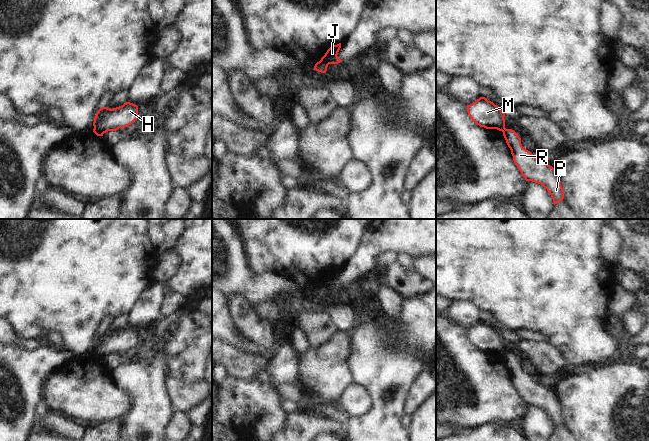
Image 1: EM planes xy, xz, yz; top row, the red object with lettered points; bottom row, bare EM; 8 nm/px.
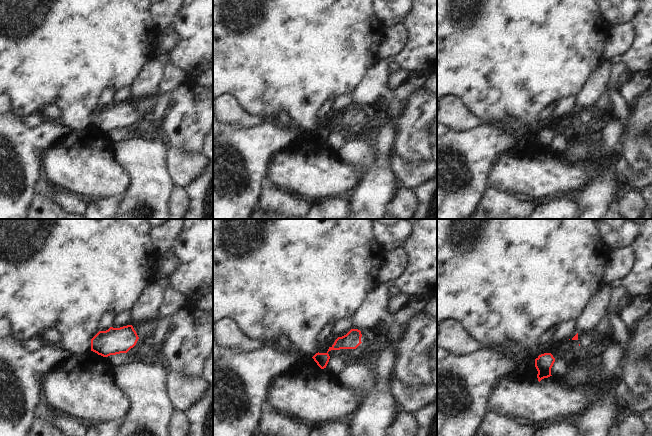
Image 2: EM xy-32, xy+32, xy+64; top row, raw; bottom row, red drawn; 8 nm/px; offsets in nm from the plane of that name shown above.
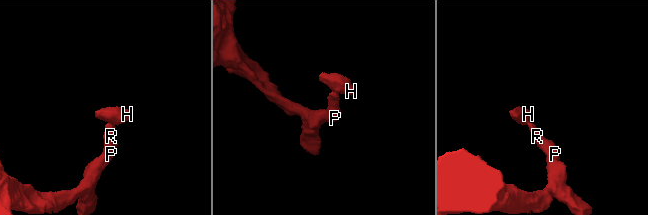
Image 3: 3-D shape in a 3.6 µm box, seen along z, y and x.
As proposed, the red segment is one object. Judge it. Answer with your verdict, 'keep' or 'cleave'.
cleave

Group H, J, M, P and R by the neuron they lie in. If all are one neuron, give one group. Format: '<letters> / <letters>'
H J M / P R

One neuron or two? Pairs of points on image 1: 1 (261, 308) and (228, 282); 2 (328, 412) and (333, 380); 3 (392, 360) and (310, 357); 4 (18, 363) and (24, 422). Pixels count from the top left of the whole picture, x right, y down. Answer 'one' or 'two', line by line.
1: two
2: two
3: two
4: one

